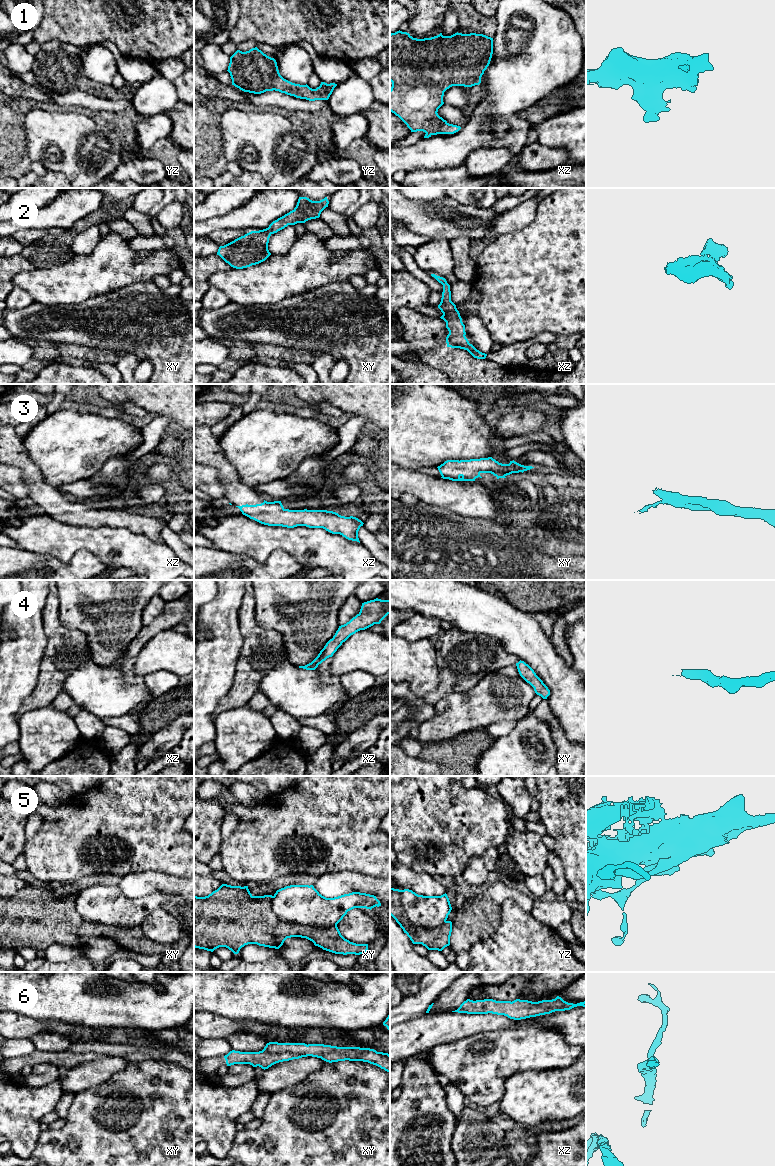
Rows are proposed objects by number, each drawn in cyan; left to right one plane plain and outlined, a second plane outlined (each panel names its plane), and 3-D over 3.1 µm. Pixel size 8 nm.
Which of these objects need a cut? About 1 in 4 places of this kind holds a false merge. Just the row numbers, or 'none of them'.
5

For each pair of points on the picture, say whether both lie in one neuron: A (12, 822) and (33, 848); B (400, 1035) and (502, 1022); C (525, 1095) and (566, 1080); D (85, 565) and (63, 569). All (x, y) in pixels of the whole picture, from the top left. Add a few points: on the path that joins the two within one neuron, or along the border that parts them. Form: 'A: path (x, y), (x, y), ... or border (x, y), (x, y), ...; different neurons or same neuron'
A: border (26, 840), (22, 851); different neurons
B: path (425, 1032), (453, 1025), (477, 1023); same neuron
C: path (535, 1095), (551, 1095), (556, 1090); same neuron
D: path (80, 569), (68, 569); same neuron

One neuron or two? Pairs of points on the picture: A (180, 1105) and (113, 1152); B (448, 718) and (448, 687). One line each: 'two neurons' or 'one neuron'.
A: one neuron
B: two neurons

